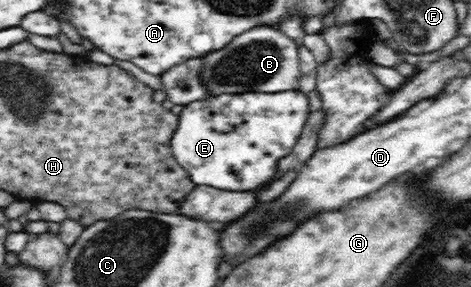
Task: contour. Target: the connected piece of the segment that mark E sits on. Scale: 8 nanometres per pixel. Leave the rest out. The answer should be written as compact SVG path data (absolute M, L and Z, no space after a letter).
M300 90L279 91L277 94L250 92L208 95L183 107L178 115L176 132L172 135L172 155L188 173L196 186L210 186L217 190L256 190L279 171L279 161L292 153L309 117L308 96Z

